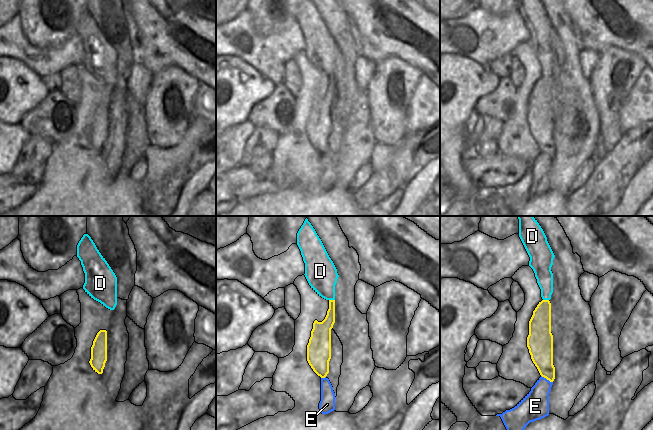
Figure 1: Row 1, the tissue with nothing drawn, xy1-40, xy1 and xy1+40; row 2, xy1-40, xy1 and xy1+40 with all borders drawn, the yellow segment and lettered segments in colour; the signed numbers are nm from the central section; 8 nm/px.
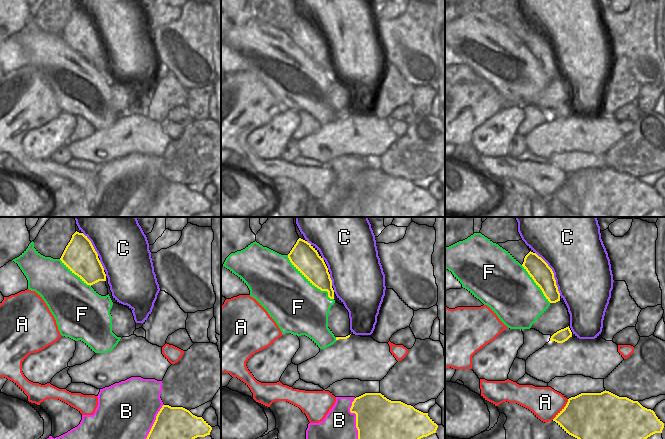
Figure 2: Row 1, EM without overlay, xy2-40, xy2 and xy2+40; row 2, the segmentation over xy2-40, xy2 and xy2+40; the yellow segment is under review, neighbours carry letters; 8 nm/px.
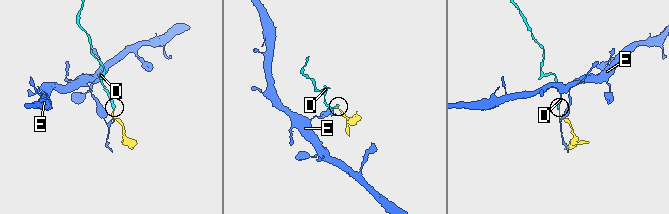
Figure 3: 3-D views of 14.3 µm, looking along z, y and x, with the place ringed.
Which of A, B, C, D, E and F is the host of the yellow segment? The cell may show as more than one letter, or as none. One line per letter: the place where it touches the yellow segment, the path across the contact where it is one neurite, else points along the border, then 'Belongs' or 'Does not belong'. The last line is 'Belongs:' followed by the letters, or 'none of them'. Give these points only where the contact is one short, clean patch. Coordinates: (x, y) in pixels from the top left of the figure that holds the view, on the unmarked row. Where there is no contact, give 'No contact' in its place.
A: Touches yellow at xy2+40 (562, 185). Boundary: xy2+40 (568, 175), (565, 182), (552, 195). Does not belong
B: Touches yellow at xy2 (356, 194). Does not belong
C: Touches yellow at xy2+40 (553, 50). Does not belong
D: Touches yellow at xy1 (332, 76). Path across: xy1 (322, 105), (329, 97), (332, 76), (326, 66), (320, 48). Belongs
E: Touches yellow at xy1+40 (547, 155). Boundary: xy1+40 (541, 151), (552, 158). Does not belong
F: Touches yellow at xy2 (310, 57). Does not belong
Belongs: D

